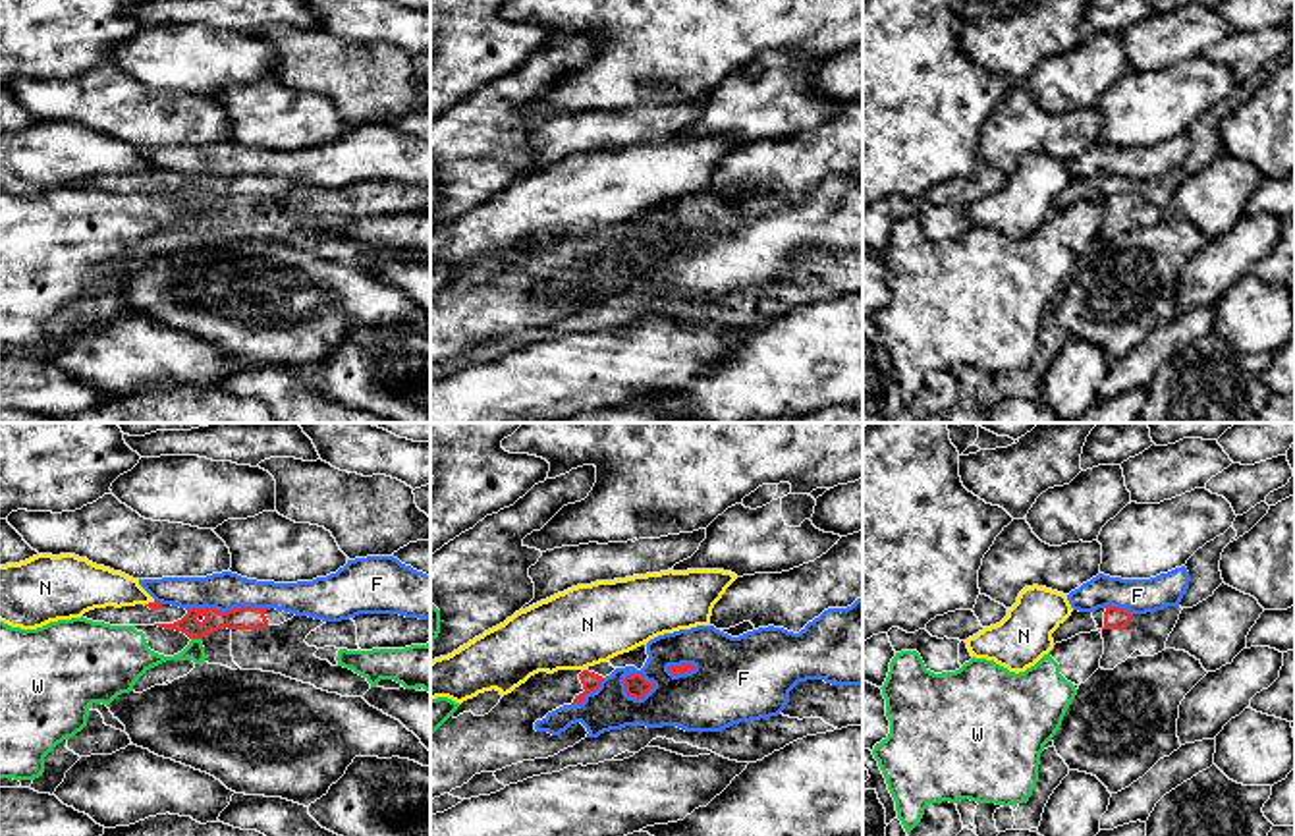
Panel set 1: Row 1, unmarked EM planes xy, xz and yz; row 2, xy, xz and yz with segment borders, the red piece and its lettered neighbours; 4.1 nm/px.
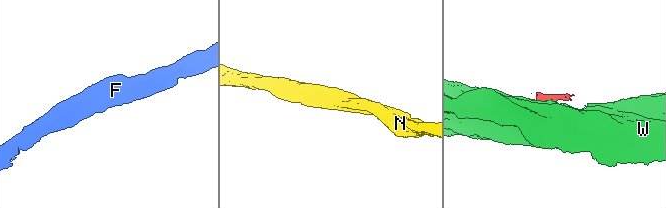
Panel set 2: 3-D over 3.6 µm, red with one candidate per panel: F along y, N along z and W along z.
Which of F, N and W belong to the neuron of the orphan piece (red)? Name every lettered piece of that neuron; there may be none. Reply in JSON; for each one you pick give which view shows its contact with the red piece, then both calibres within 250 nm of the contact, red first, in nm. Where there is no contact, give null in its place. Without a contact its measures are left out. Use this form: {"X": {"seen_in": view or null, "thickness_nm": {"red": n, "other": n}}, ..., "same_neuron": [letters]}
{"same_neuron": []}

